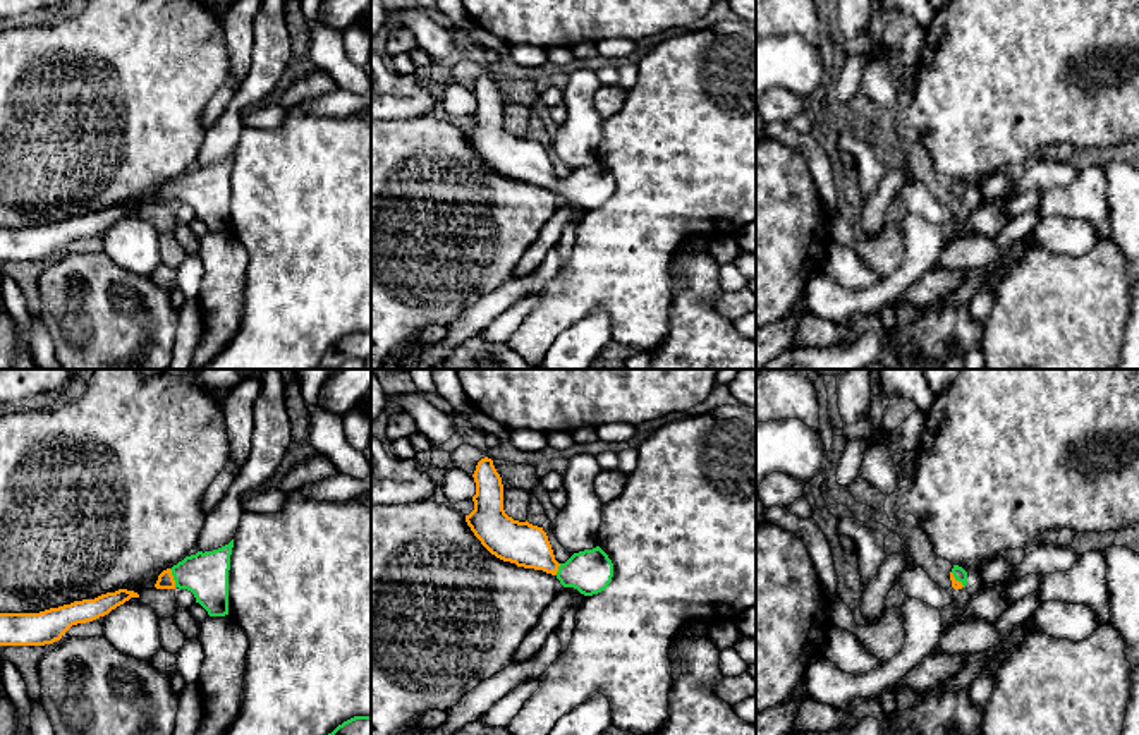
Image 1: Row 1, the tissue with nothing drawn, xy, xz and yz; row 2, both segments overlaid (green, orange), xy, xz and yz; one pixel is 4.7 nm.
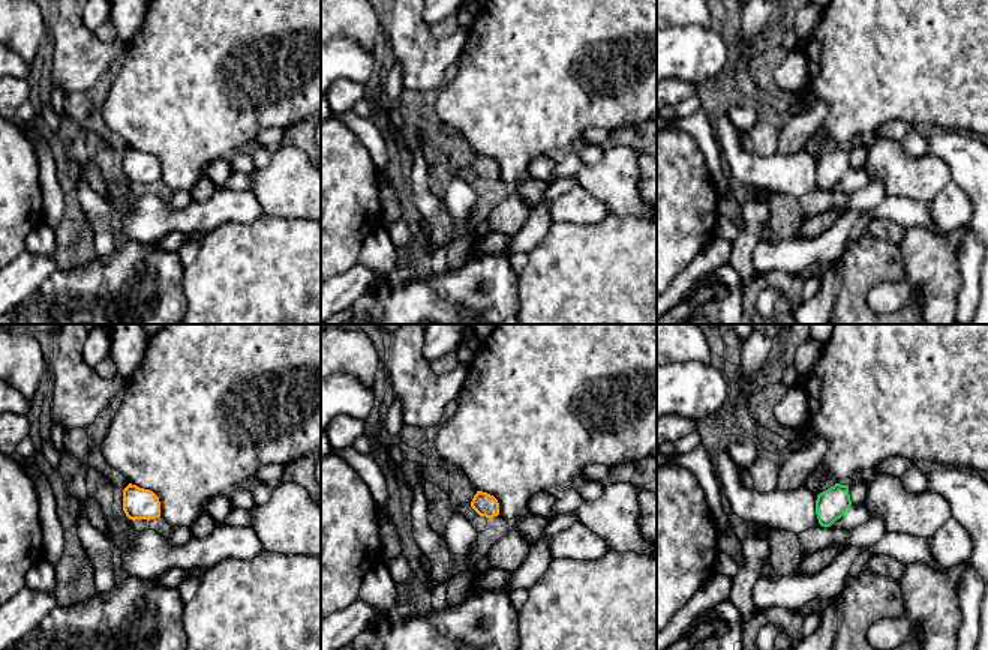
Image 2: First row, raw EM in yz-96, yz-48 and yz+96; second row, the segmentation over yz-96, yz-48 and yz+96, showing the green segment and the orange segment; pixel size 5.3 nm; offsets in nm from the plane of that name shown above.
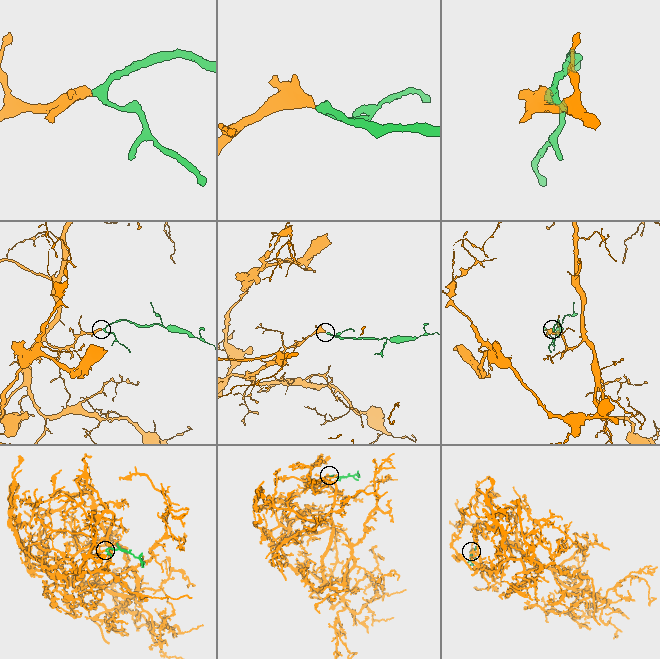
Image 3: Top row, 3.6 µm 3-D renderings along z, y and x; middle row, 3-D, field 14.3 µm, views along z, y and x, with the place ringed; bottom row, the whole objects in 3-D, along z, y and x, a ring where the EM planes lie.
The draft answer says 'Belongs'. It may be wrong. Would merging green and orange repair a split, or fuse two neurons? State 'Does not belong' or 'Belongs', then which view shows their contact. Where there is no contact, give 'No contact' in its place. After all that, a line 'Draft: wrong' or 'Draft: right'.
Belongs. Touches green in xy
Draft: right

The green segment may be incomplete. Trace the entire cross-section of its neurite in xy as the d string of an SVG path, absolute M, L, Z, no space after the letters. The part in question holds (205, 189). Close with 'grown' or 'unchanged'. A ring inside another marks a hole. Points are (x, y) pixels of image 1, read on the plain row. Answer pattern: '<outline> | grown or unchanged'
M234 155L213 167L198 167L163 185L156 204L187 204L210 232L228 230L228 185Z | grown

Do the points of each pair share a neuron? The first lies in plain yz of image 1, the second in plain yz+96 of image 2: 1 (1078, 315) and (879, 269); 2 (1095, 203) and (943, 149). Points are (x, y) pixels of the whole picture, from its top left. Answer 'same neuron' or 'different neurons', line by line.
1: different neurons
2: different neurons

